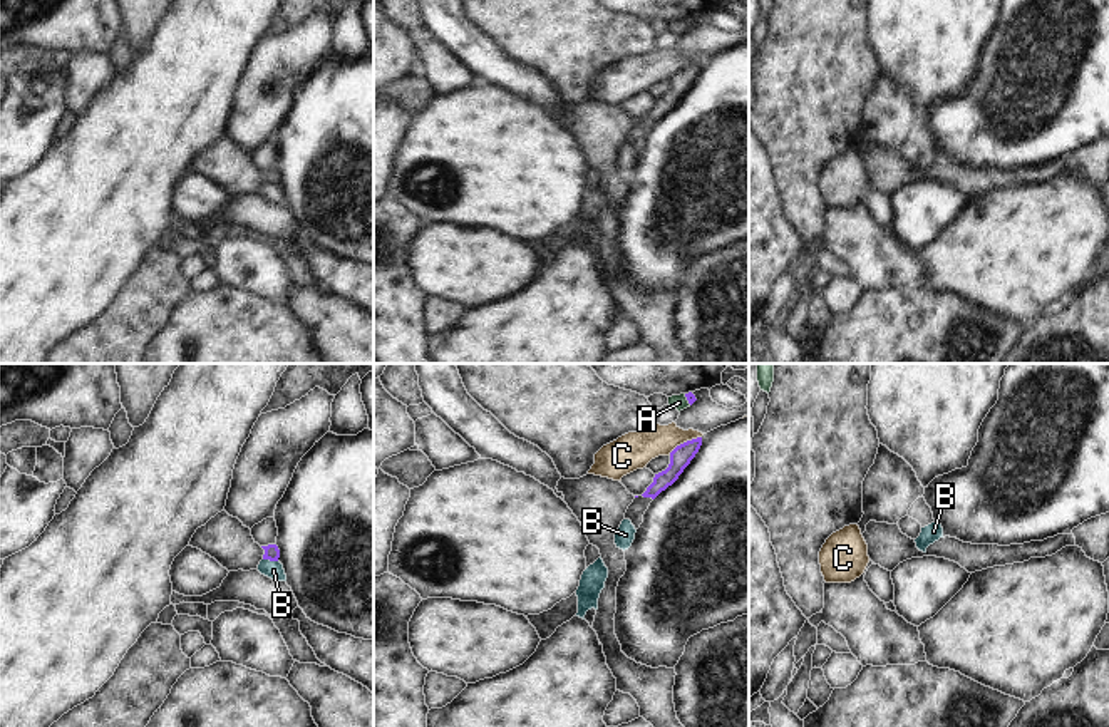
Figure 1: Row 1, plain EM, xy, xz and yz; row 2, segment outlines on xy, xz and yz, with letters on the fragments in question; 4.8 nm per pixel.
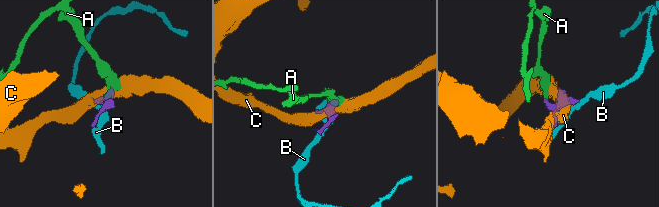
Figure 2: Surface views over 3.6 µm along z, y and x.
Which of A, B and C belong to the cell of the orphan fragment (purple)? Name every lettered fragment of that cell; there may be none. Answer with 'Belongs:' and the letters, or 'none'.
Belongs: none

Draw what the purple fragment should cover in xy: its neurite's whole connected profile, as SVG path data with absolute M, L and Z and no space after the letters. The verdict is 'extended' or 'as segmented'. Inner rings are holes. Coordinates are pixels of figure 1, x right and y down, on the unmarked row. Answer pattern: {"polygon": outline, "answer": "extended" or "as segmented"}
{"polygon": "M226 136L218 137L193 159L189 171L214 183L228 196L258 194L261 184L278 186L276 169L260 171L251 154Z", "answer": "extended"}

